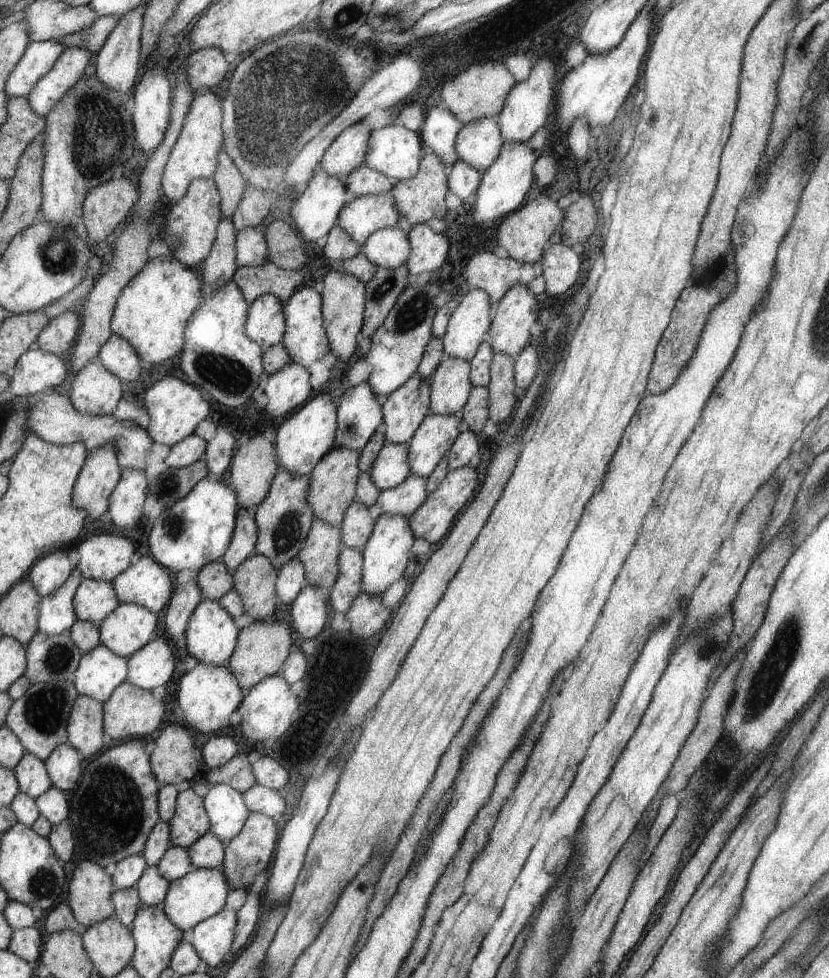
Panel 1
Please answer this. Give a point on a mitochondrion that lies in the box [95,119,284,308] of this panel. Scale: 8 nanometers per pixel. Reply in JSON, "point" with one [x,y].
{"point":[177,239]}

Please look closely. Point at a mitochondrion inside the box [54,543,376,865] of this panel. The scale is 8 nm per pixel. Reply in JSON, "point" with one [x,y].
{"point":[111,811]}

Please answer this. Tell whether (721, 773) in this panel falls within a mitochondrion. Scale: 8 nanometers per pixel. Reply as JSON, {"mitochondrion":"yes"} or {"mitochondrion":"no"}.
{"mitochondrion":"no"}

